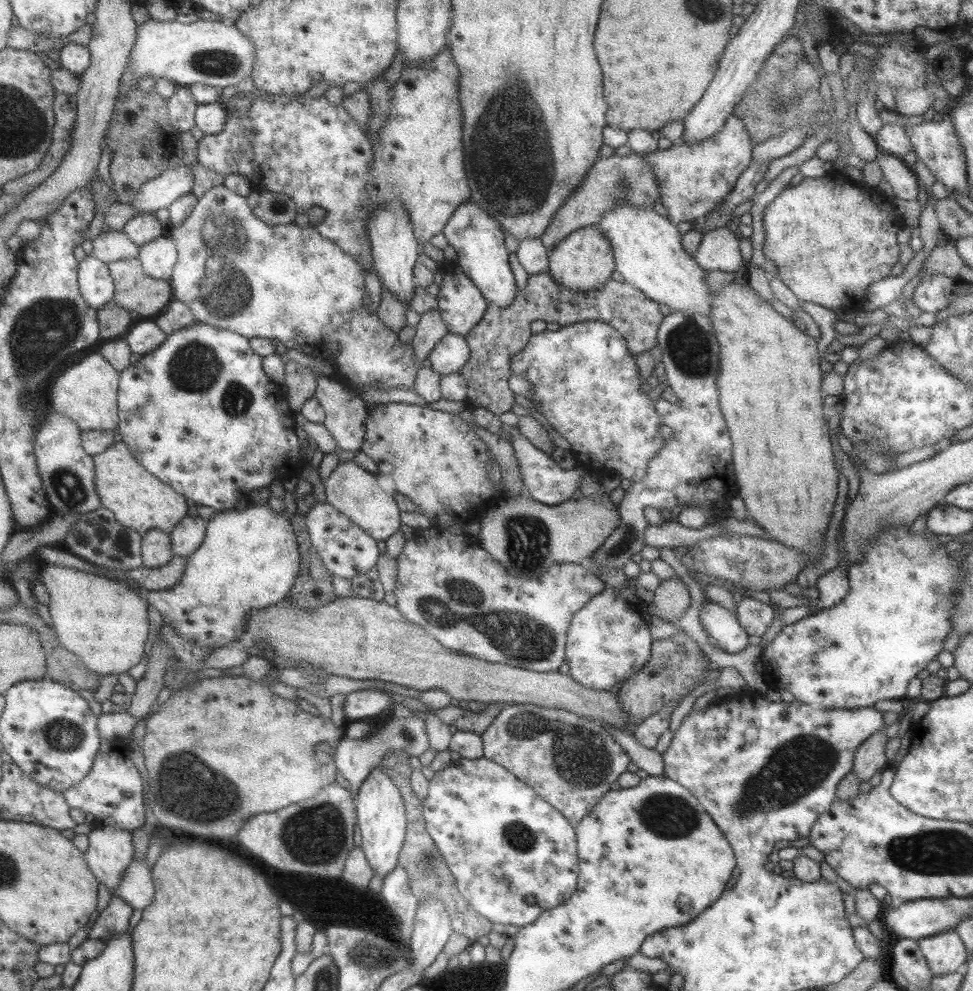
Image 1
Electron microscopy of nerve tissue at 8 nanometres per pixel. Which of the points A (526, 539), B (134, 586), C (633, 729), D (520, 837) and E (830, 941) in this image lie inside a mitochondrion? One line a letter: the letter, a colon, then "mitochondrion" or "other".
A: mitochondrion
B: other
C: other
D: mitochondrion
E: other

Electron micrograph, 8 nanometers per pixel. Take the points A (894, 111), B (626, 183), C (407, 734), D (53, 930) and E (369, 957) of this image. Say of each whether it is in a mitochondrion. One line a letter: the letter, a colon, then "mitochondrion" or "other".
A: other
B: mitochondrion
C: mitochondrion
D: other
E: mitochondrion

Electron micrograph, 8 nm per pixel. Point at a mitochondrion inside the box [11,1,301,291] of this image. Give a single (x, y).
(218, 63)

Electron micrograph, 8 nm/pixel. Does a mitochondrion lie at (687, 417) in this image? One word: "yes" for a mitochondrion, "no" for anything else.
no

